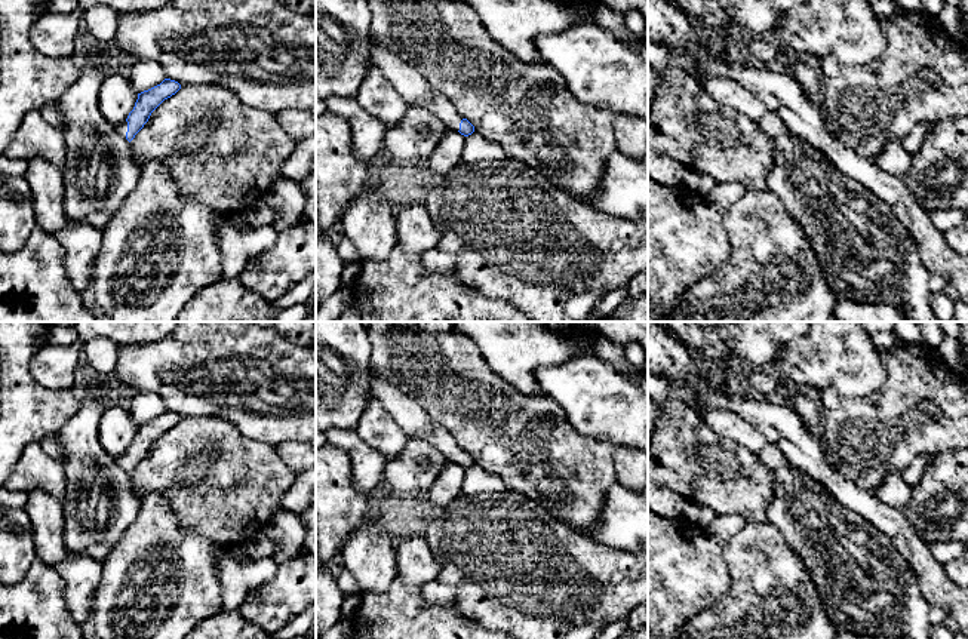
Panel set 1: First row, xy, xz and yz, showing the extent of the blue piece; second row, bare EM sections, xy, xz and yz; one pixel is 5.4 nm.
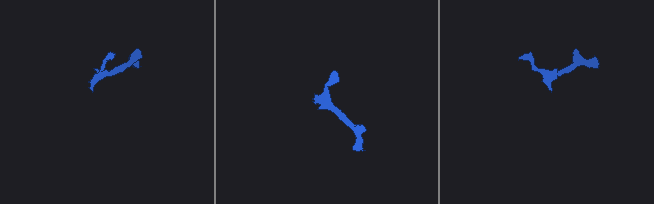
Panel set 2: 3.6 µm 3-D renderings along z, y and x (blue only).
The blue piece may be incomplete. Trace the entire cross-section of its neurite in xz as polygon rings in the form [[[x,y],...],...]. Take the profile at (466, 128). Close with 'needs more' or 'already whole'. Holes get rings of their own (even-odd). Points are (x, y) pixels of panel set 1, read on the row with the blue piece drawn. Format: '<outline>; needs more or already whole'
[[[434,92],[430,99],[422,101],[418,105],[433,113],[446,125],[446,128],[458,130],[464,136],[468,136],[474,132],[474,126],[467,119],[460,116],[455,105],[449,99],[437,92]]]; needs more

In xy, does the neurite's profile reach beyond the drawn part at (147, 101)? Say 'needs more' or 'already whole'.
needs more

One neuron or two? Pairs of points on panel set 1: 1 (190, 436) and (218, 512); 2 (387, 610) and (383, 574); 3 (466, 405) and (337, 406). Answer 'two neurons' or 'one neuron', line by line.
1: one neuron
2: two neurons
3: two neurons

